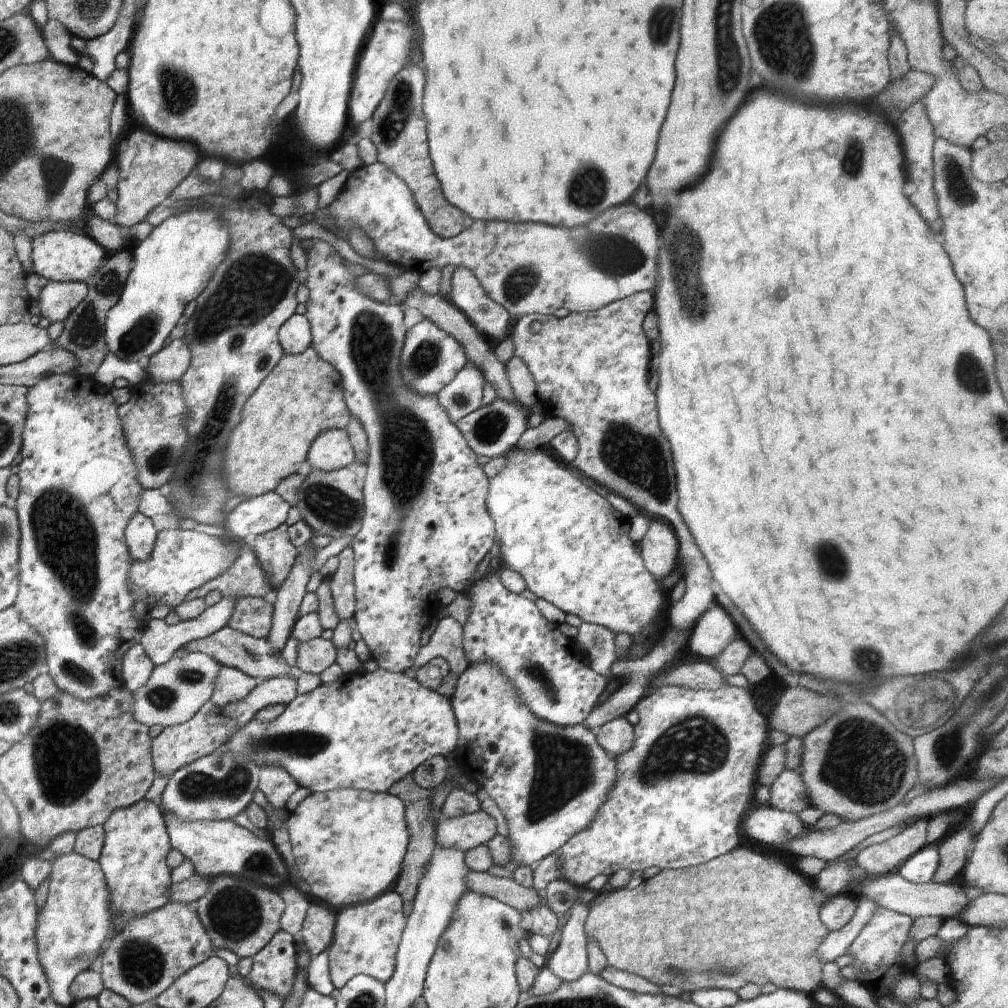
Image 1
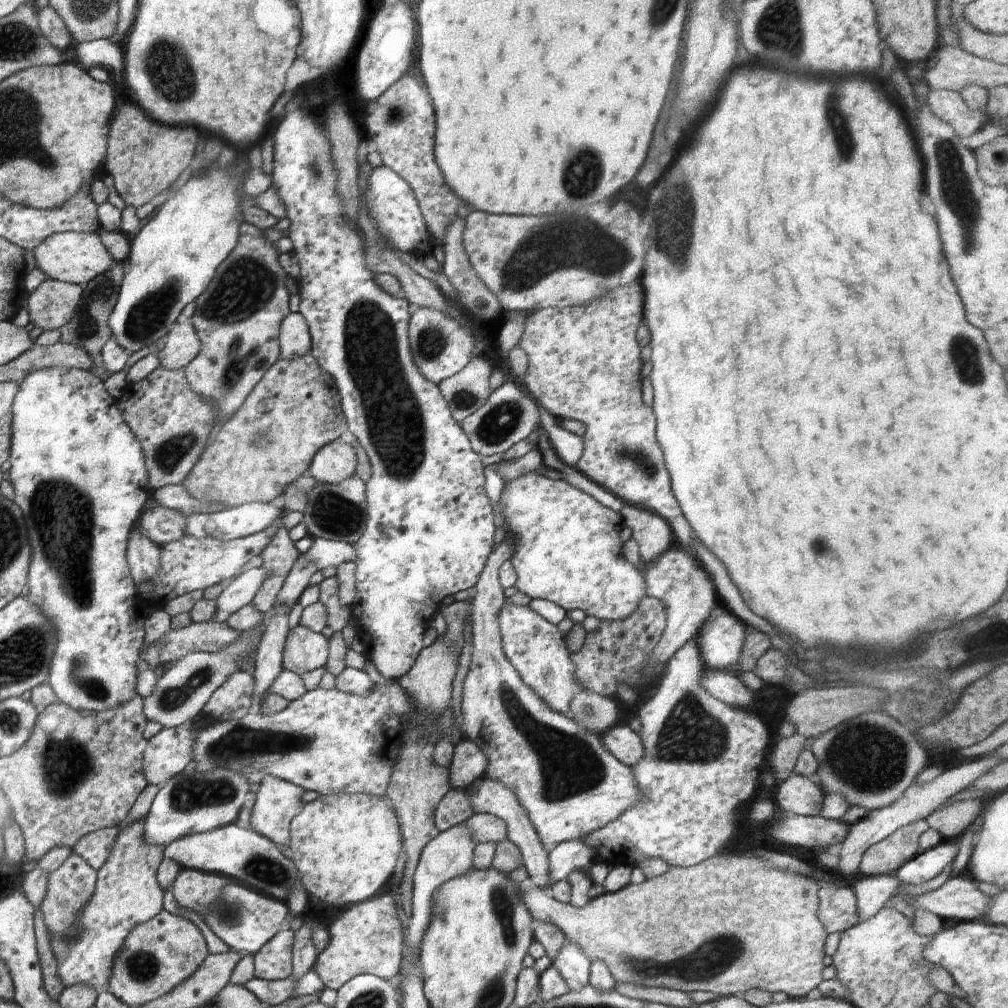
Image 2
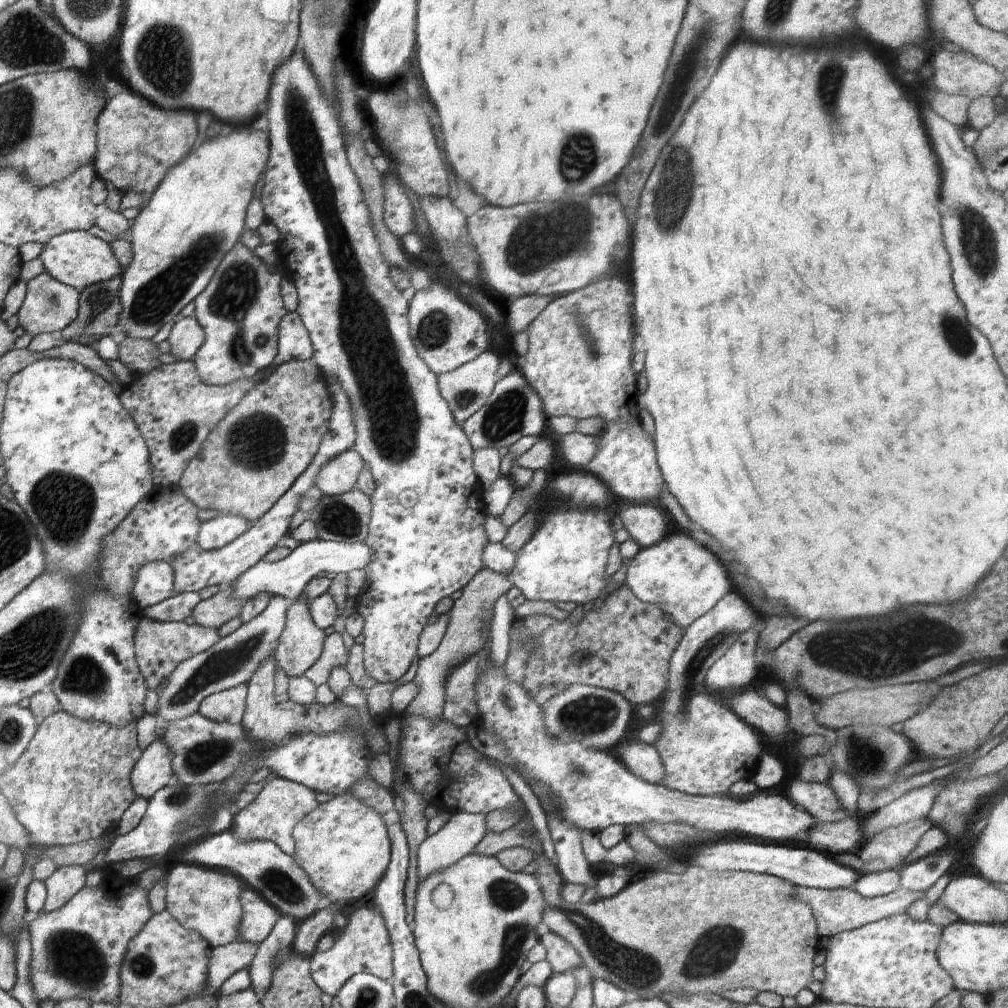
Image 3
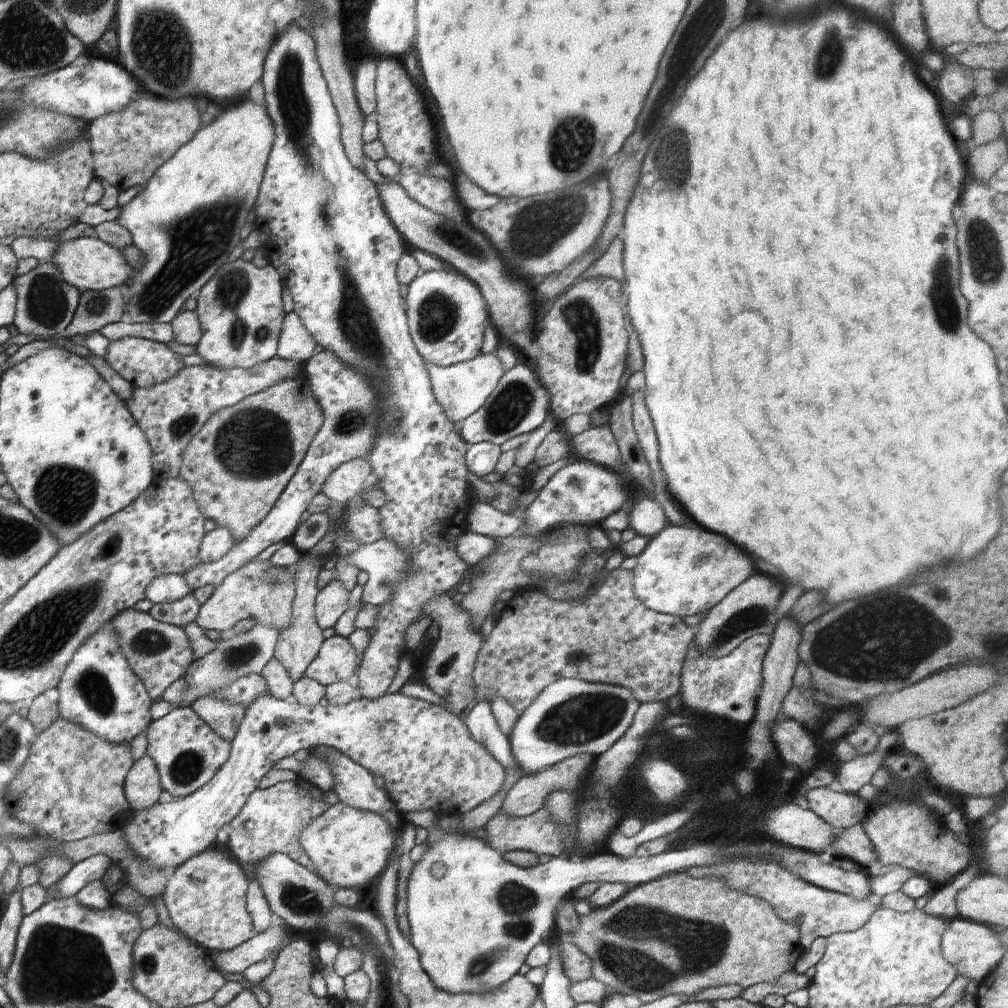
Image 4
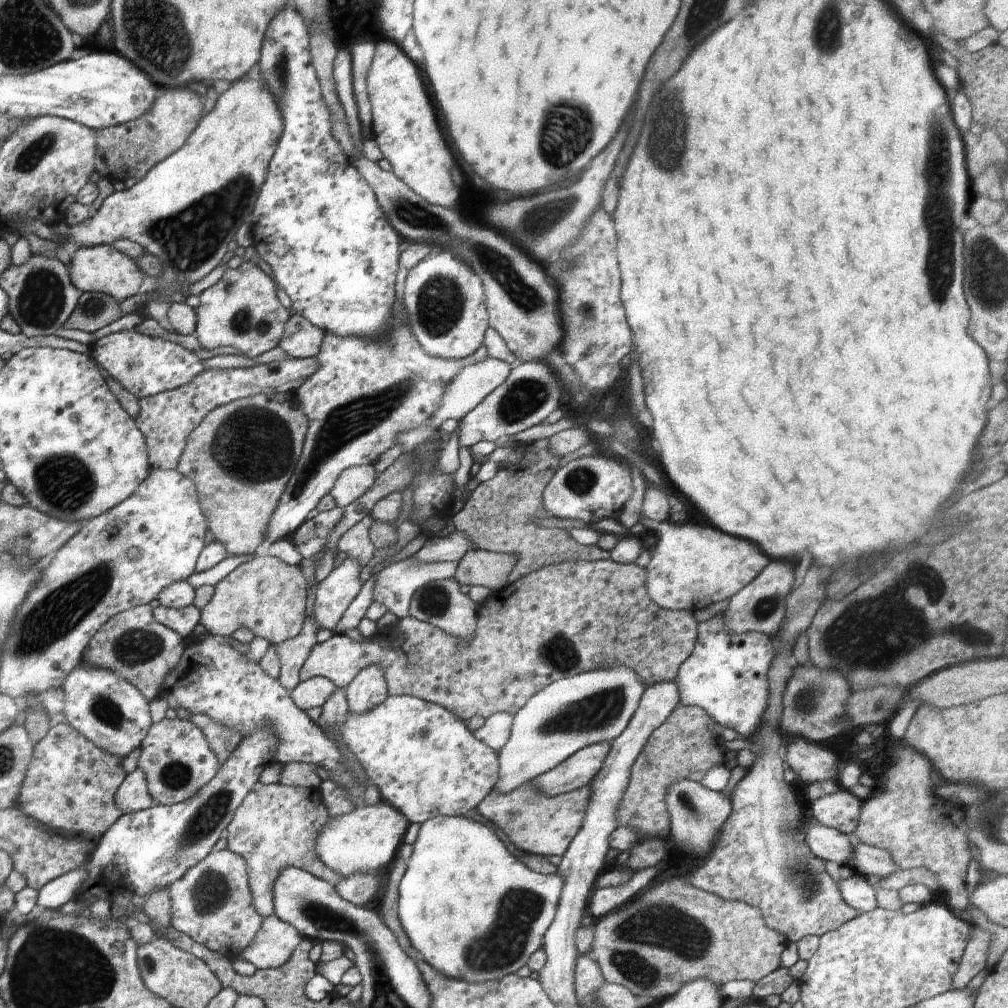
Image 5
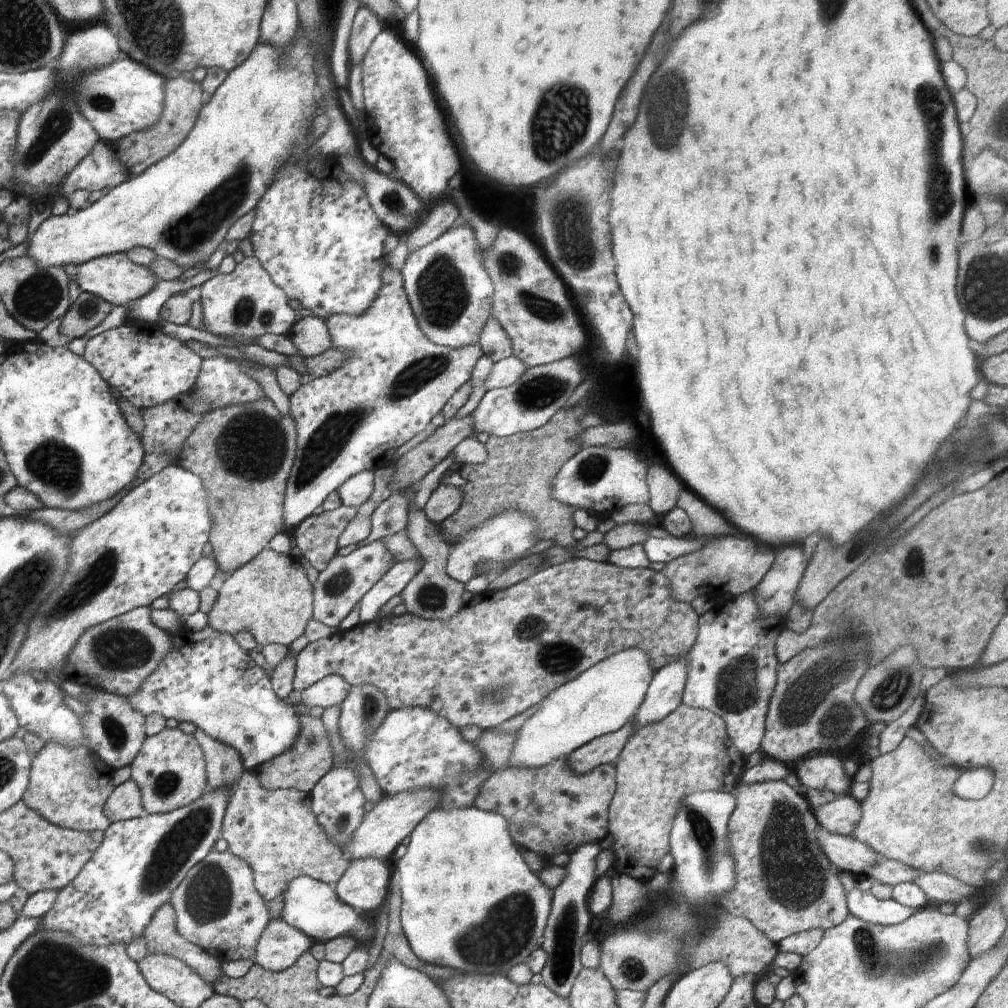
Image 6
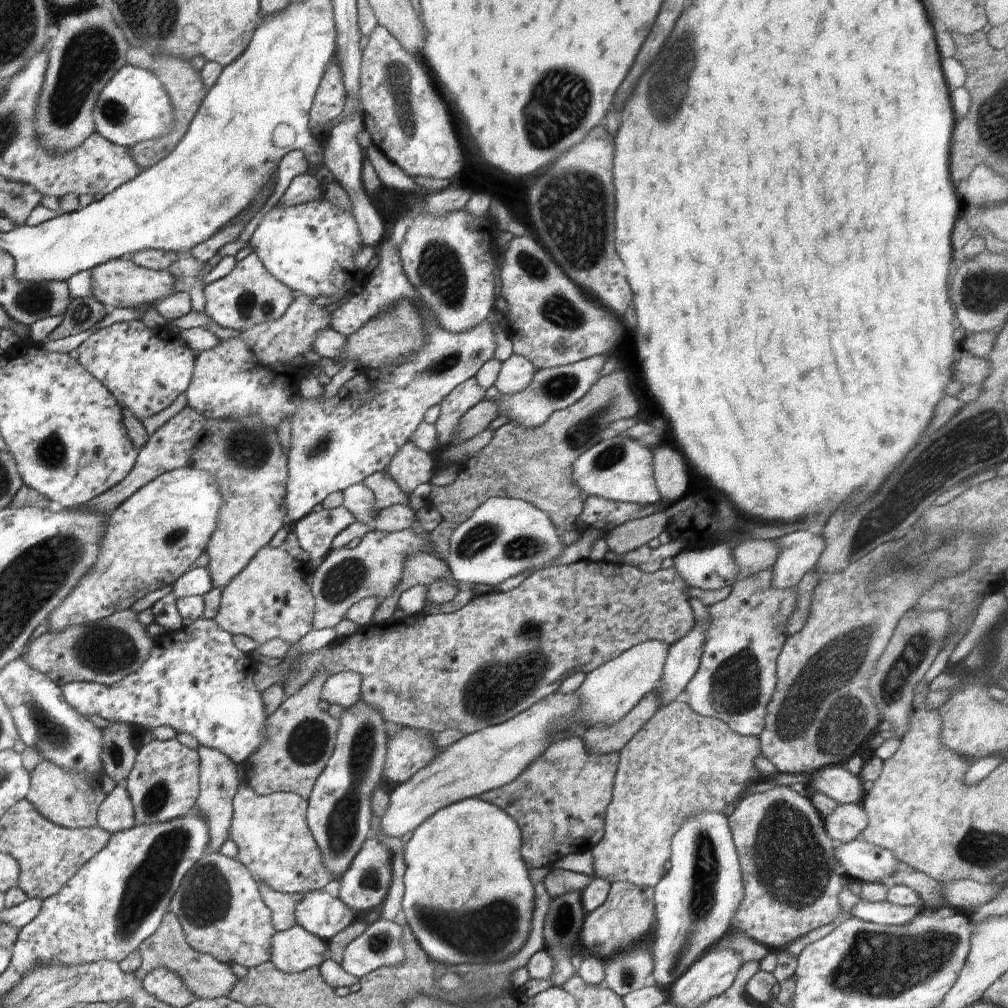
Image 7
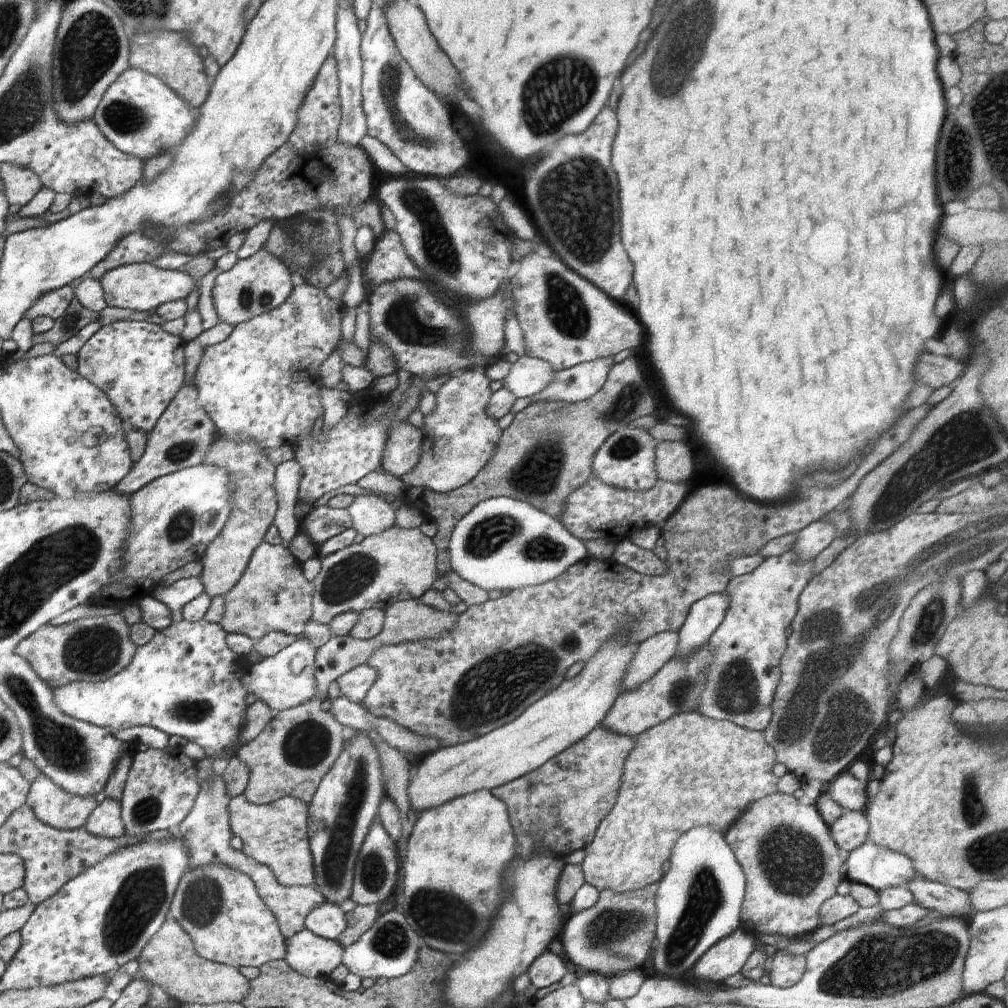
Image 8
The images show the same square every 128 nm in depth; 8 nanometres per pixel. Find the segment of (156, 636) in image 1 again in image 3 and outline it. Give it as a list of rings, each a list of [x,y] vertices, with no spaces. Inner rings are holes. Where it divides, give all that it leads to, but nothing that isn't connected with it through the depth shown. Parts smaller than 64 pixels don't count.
[[[315,539],[300,543],[295,550],[291,550],[286,559],[274,563],[268,563],[264,559],[259,561],[231,584],[231,590],[237,600],[248,601],[268,592],[270,595],[281,595],[294,603],[301,598],[305,585],[318,579],[318,574],[348,575],[351,570],[364,570],[370,564],[370,560],[372,548],[363,542],[338,543]]]

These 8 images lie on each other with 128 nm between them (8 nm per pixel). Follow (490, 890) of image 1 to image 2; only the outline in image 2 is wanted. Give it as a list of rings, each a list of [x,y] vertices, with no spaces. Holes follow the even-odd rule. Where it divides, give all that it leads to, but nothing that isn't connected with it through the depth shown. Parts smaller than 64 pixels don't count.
[[[718,854],[692,867],[670,866],[661,876],[646,879],[641,884],[634,885],[630,883],[617,892],[606,892],[591,899],[581,908],[574,907],[570,903],[560,903],[553,898],[548,889],[536,887],[529,882],[520,883],[517,888],[521,895],[521,902],[529,911],[533,920],[549,921],[557,928],[560,928],[565,937],[576,943],[591,962],[596,960],[603,961],[616,983],[661,987],[686,993],[690,991],[713,992],[720,997],[731,995],[743,996],[748,990],[761,989],[770,994],[780,991],[786,993],[791,998],[806,998],[824,980],[823,971],[825,970],[825,966],[823,960],[825,957],[826,939],[829,934],[827,929],[820,923],[818,917],[820,884],[814,879],[805,878],[785,869],[778,869],[768,865],[763,859],[759,859],[754,854],[743,856],[724,856],[724,854]]]

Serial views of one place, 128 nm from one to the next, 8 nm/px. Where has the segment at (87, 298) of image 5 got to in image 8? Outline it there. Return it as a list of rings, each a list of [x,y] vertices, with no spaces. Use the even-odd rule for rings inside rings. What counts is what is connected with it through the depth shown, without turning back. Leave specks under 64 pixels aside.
[[[74,298],[70,302],[70,306],[54,321],[54,326],[48,332],[34,334],[32,344],[50,343],[58,346],[78,334],[78,331],[82,331],[87,324],[98,321],[99,314],[92,312],[92,309],[84,308],[78,301]]]

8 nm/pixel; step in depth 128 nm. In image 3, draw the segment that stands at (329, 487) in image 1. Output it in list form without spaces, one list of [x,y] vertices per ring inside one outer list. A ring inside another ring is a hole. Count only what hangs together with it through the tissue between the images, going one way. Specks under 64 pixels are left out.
[[[355,487],[340,495],[323,494],[322,498],[316,502],[316,506],[308,512],[308,518],[315,525],[317,539],[338,543],[364,542],[369,531],[371,506],[370,497]]]

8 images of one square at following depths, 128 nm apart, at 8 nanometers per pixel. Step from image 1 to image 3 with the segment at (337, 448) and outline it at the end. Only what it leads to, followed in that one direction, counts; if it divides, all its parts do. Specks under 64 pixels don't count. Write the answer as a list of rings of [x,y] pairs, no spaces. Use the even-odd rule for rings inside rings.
[[[354,450],[342,452],[328,460],[315,477],[315,486],[324,495],[340,495],[356,487],[360,472],[364,470],[363,458]]]

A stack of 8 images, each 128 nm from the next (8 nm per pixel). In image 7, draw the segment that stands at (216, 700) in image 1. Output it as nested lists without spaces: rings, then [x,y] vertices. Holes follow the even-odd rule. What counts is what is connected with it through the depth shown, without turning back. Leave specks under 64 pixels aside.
[[[203,745],[197,749],[200,758],[199,767],[199,796],[196,802],[196,809],[205,817],[211,837],[210,846],[218,851],[221,845],[229,840],[229,829],[233,816],[233,799],[236,797],[240,780],[236,764],[225,756],[220,750],[209,748]]]

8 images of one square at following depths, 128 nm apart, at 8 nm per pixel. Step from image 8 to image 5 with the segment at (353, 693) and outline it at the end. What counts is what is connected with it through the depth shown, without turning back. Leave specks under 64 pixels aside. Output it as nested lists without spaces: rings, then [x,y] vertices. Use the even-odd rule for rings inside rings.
[[[314,677],[300,684],[290,693],[292,700],[303,711],[322,706],[336,690],[341,690],[328,678]]]

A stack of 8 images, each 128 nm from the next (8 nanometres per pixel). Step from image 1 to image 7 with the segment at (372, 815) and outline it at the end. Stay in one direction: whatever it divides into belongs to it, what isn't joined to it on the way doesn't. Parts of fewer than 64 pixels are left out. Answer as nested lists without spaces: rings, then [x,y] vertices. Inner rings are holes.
[[[556,692],[504,723],[484,728],[470,735],[464,735],[454,745],[441,750],[439,756],[429,766],[416,772],[406,783],[390,788],[389,804],[380,818],[382,833],[386,836],[402,839],[407,832],[413,832],[438,810],[471,797],[481,796],[487,791],[512,783],[552,744],[549,740],[549,725],[551,721],[556,717],[573,715],[577,712],[578,707],[579,699],[575,692],[568,695],[557,694]]]

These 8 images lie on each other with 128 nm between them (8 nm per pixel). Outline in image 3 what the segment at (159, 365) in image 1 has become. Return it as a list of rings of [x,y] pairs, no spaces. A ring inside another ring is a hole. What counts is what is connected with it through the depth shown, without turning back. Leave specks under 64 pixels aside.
[[[193,316],[178,320],[167,340],[170,343],[169,353],[174,358],[178,361],[191,361],[204,344],[205,335]]]

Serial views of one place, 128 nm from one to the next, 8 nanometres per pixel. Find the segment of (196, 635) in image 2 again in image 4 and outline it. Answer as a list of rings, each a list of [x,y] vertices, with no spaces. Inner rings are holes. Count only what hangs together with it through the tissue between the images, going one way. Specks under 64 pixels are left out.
[[[134,608],[127,609],[116,615],[111,623],[116,629],[128,664],[131,664],[136,676],[143,680],[152,702],[159,700],[164,690],[182,677],[194,660],[194,652],[184,629],[154,620],[149,612],[138,611]]]

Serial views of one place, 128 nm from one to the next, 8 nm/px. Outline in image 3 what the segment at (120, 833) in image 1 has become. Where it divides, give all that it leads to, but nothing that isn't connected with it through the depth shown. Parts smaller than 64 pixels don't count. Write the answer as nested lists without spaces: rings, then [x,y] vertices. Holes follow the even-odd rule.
[[[111,867],[103,870],[102,882],[79,891],[62,909],[52,913],[42,912],[39,918],[26,924],[31,933],[33,951],[31,963],[31,984],[36,997],[56,1003],[69,999],[85,999],[89,1003],[117,1003],[120,999],[122,963],[127,948],[148,920],[153,916],[148,901],[149,892],[140,887],[135,878],[124,878]]]

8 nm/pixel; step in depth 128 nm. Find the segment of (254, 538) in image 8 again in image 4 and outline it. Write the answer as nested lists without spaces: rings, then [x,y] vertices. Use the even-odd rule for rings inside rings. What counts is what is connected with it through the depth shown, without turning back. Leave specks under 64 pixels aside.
[[[305,371],[266,390],[248,395],[236,404],[214,412],[183,454],[179,478],[188,482],[200,512],[220,528],[228,528],[235,542],[244,540],[274,508],[274,503],[302,462],[308,446],[324,420],[320,404],[312,394]]]

